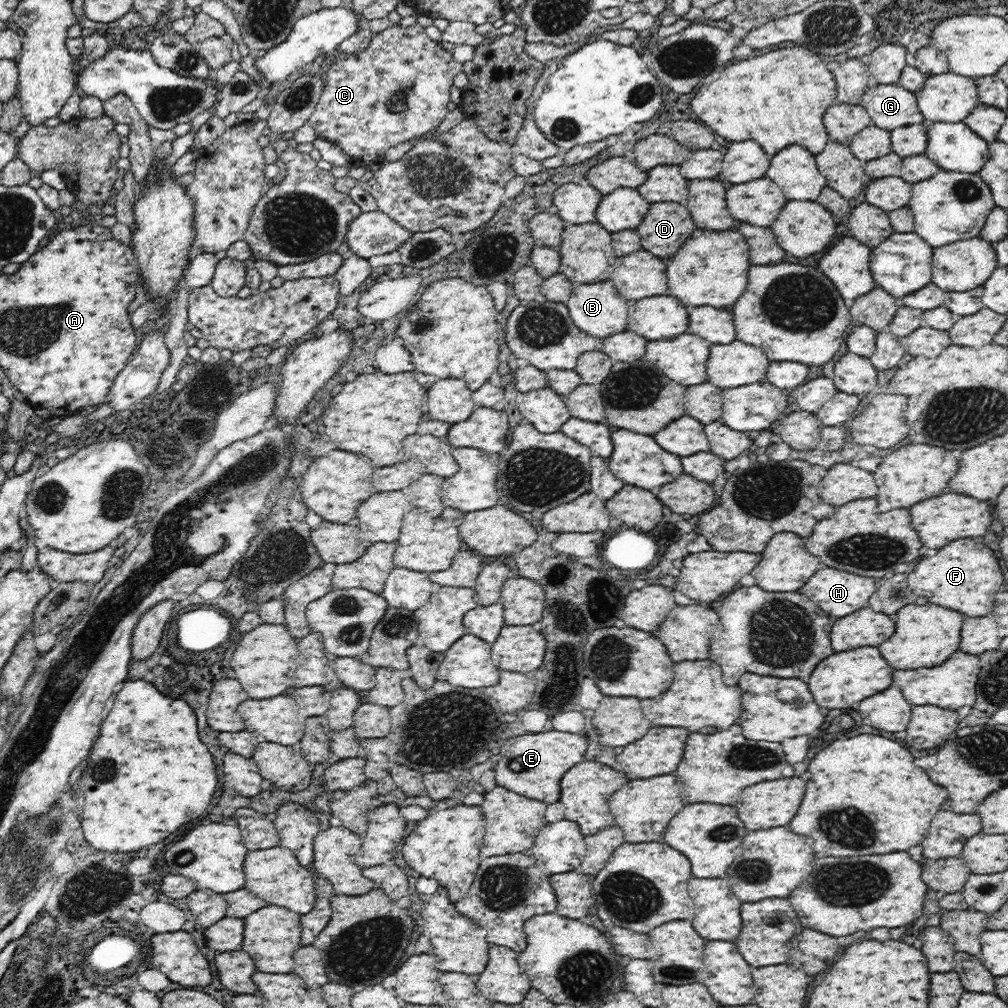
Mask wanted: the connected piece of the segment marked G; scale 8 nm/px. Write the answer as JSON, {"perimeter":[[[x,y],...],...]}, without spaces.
{"perimeter":[[[898,83],[875,84],[863,94],[861,106],[868,112],[873,124],[884,130],[925,123],[915,93]]]}

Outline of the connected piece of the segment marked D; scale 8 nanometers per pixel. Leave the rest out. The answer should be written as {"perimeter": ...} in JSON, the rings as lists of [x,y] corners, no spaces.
{"perimeter":[[[651,203],[648,214],[642,219],[642,224],[638,226],[642,249],[648,250],[656,256],[662,256],[662,258],[674,254],[682,246],[682,242],[686,242],[692,236],[692,232],[696,230],[692,216],[688,212],[689,210],[680,204]]]}

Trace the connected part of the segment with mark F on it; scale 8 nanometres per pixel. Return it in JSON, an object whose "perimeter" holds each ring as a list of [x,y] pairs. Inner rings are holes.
{"perimeter":[[[954,540],[946,544],[934,556],[922,558],[907,579],[908,587],[916,596],[924,596],[932,604],[952,608],[968,616],[986,616],[992,612],[994,594],[1002,586],[998,558],[990,548],[974,540]]]}

